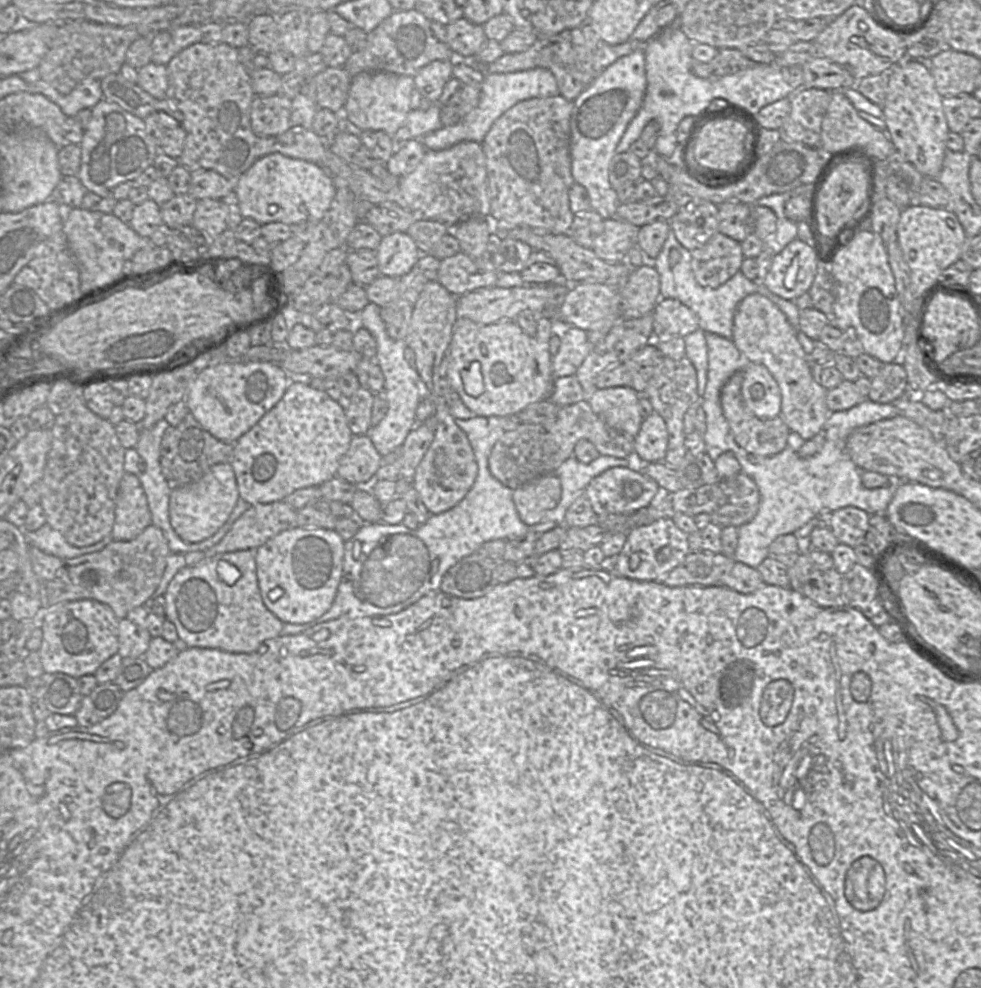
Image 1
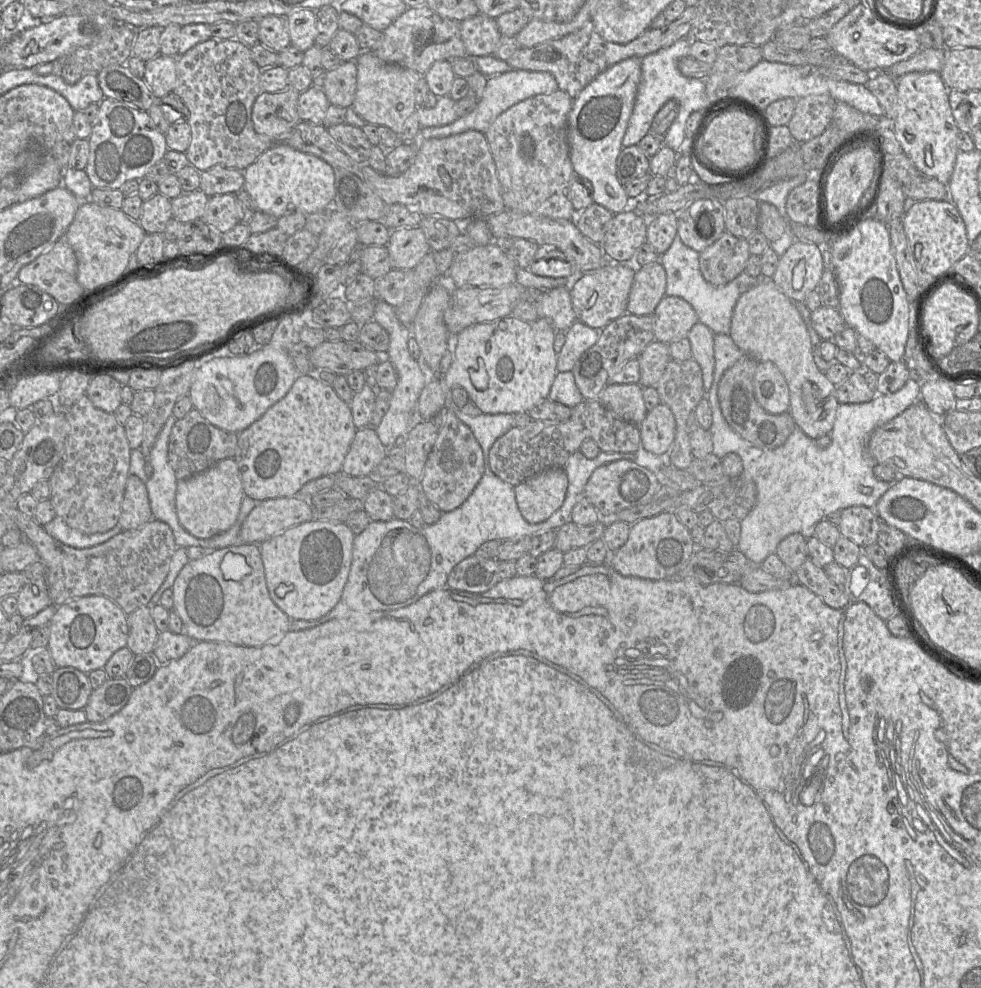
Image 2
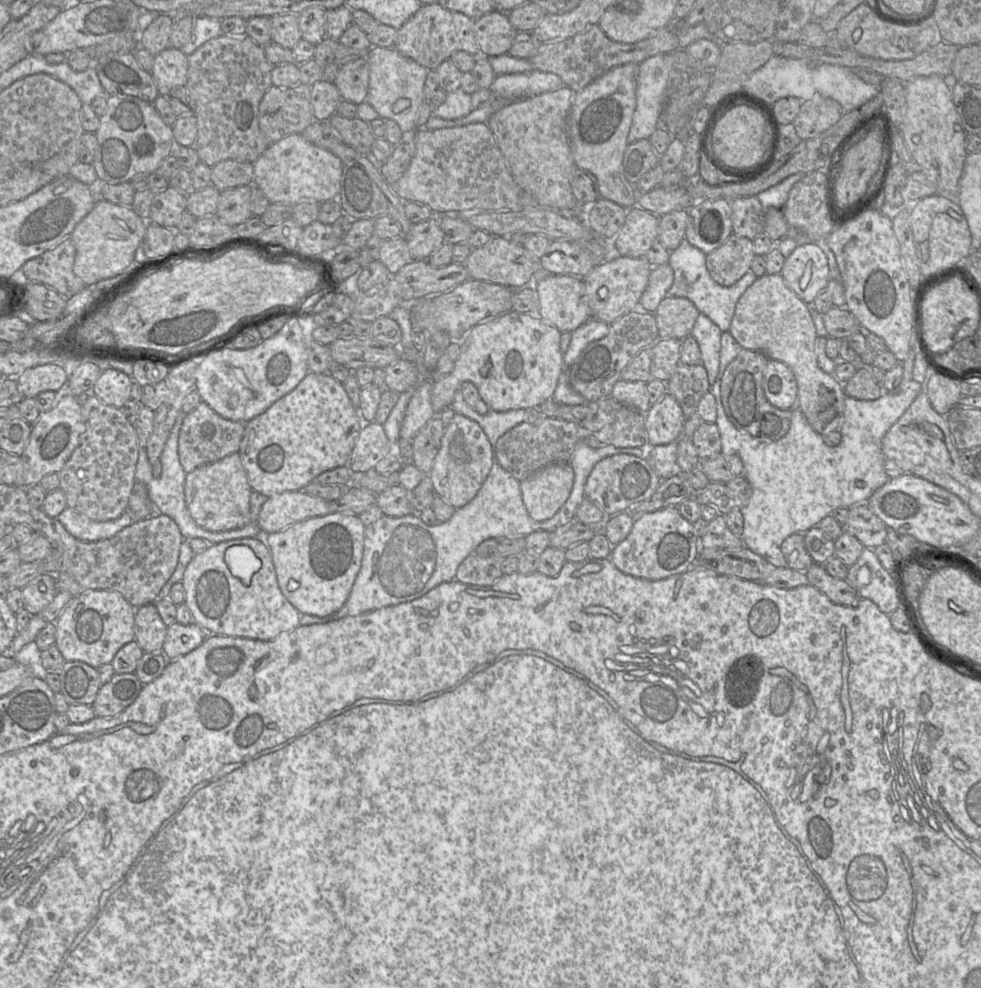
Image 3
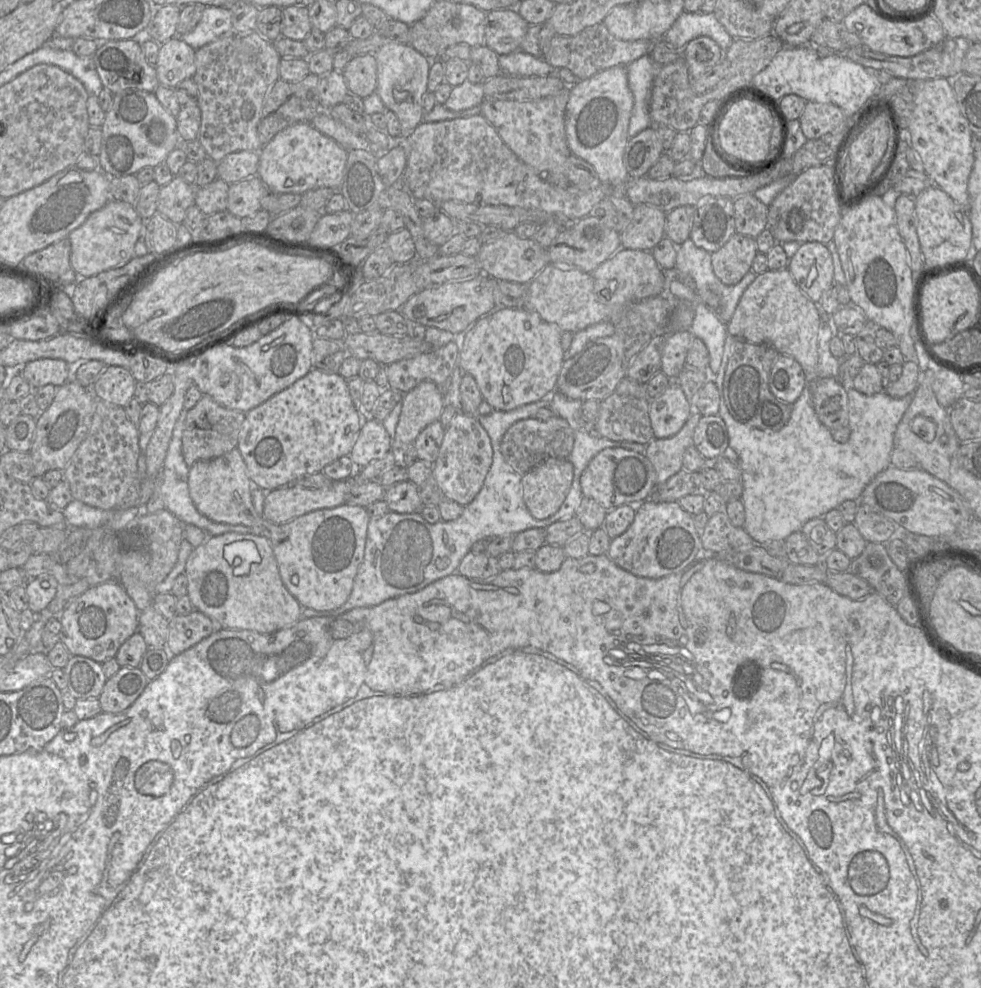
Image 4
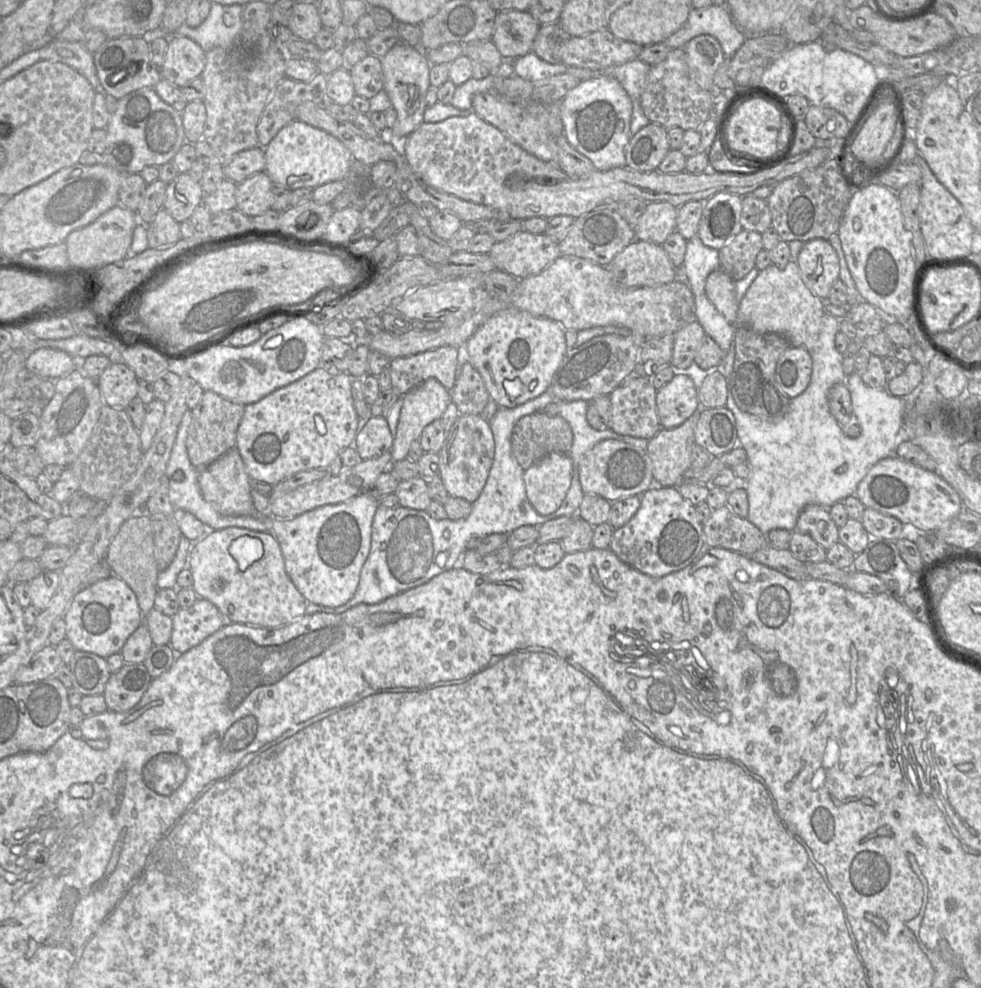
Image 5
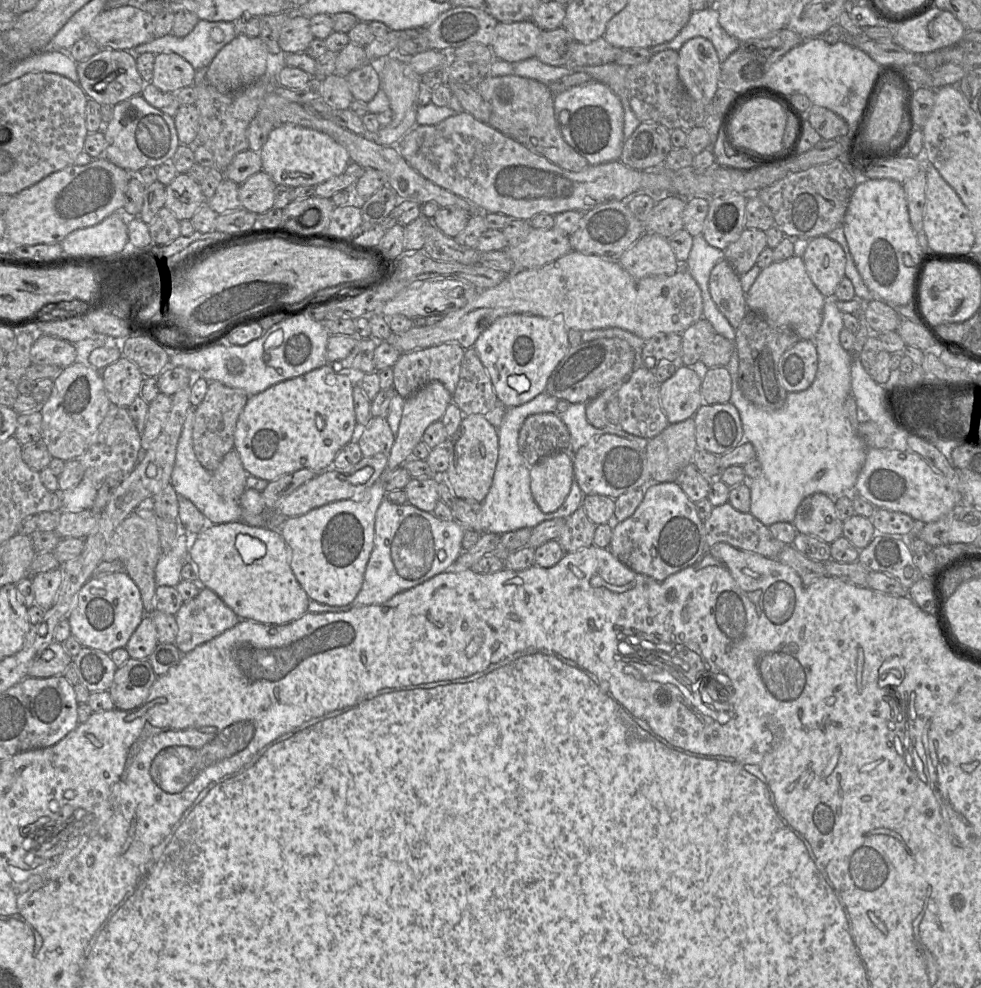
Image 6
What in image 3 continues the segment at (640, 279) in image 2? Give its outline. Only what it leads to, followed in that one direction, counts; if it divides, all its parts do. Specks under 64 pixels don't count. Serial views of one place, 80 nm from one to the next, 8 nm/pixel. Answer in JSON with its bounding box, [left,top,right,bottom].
[639,264,674,313]

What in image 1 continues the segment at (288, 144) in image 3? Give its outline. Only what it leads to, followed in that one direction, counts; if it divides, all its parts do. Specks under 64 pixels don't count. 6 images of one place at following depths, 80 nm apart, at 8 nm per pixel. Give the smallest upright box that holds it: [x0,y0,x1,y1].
[234,153,336,225]

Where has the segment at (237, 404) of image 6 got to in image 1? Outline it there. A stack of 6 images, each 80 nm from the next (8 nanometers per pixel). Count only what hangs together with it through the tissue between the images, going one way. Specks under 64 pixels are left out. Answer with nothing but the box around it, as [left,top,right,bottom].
[160,412,233,489]

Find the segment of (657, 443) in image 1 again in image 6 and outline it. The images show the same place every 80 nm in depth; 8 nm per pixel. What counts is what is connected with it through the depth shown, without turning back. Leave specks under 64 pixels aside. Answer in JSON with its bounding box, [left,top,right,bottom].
[660,364,703,424]

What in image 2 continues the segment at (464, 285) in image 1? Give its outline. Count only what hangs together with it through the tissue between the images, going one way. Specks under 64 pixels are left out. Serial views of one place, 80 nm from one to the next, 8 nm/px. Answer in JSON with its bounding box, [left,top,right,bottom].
[448,242,521,288]

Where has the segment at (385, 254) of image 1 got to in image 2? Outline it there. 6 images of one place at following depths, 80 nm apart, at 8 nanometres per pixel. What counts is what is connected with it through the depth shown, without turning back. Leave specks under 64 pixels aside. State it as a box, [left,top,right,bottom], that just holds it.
[386,226,431,270]

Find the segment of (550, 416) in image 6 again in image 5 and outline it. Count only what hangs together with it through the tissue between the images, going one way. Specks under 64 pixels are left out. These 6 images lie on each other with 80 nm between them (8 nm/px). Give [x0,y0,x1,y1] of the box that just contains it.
[511,412,573,470]

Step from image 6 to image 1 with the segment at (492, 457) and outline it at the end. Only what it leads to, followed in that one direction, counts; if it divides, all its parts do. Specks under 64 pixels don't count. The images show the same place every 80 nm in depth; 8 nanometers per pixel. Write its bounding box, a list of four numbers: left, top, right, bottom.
[412,395,478,515]

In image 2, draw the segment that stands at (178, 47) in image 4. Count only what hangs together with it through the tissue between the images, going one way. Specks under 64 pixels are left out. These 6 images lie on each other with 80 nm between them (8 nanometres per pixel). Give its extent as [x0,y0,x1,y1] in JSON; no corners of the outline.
[143,54,177,99]

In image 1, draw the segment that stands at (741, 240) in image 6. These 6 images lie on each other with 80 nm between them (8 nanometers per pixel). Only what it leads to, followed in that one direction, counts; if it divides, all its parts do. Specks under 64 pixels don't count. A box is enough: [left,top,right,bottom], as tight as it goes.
[691,232,744,287]

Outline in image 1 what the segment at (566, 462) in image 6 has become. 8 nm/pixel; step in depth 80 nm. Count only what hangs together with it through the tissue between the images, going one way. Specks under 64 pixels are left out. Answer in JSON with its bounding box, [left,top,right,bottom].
[513,473,561,525]

